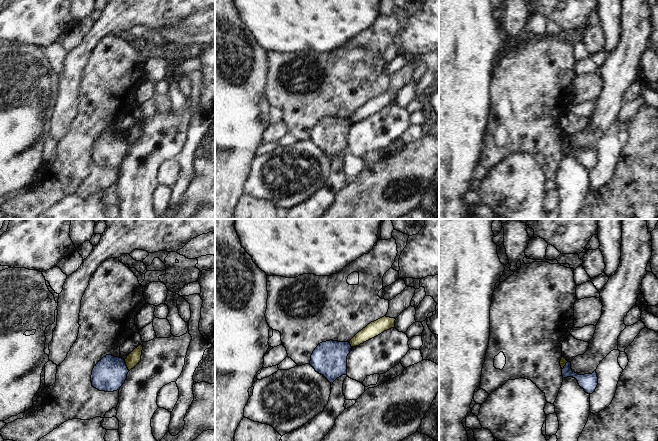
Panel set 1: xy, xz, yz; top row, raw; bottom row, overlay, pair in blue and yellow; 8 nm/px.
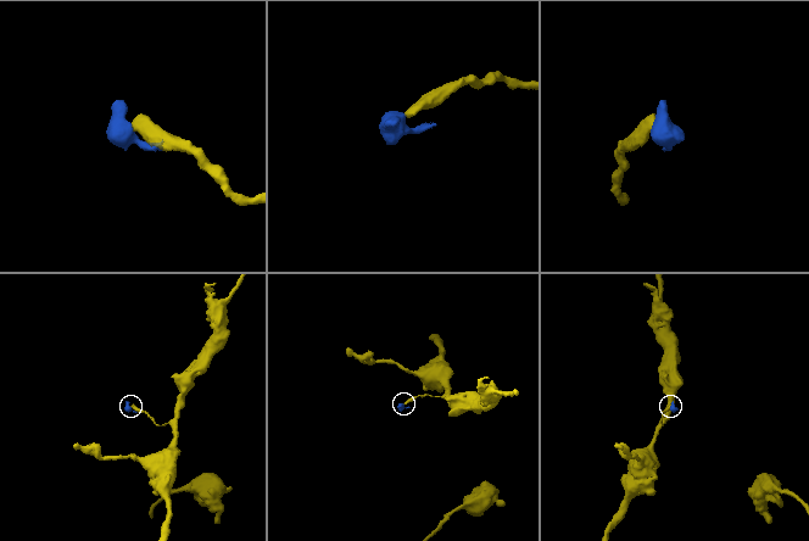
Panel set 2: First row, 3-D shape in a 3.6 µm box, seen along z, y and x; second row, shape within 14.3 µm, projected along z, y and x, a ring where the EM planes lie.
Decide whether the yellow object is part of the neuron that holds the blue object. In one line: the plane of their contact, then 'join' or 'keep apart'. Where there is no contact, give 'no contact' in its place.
meets blue in xy; keep apart

